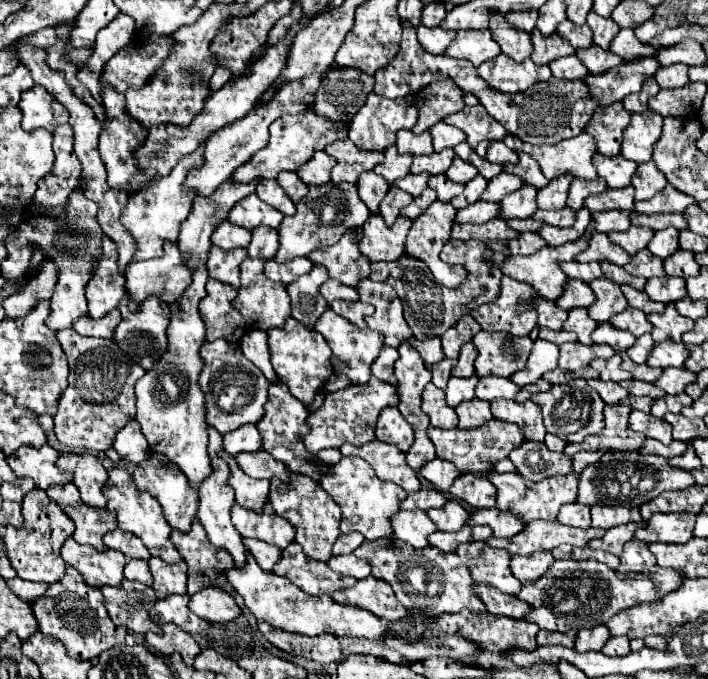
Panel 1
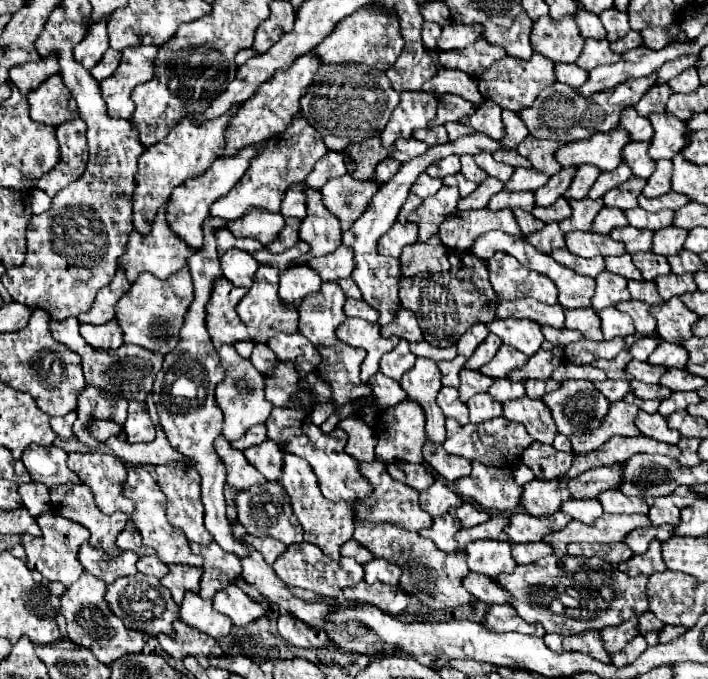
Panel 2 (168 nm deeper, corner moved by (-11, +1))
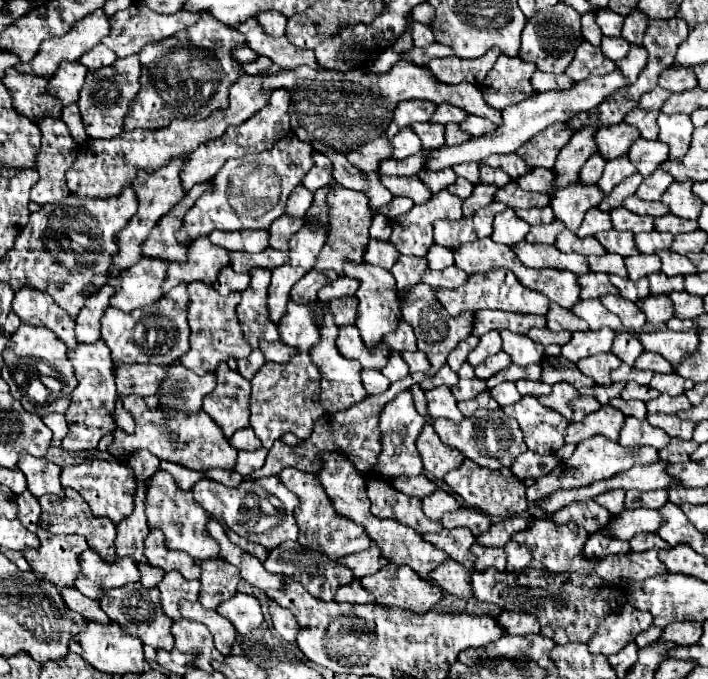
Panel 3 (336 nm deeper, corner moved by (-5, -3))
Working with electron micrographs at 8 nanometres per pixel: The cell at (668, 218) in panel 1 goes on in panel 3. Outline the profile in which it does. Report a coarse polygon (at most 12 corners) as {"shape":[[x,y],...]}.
{"shape":[[623,206],[613,208],[615,230],[633,234],[653,230],[651,216],[637,216]]}

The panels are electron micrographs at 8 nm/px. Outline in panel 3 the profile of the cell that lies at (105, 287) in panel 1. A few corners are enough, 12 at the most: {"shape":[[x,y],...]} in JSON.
{"shape":[[103,286],[75,318],[79,344],[99,340],[99,320],[107,310],[111,286]]}

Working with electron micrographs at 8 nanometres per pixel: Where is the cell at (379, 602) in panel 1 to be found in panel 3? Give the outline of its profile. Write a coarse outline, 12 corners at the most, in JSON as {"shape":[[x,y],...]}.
{"shape":[[351,580],[335,594],[337,602],[371,604],[373,596]]}

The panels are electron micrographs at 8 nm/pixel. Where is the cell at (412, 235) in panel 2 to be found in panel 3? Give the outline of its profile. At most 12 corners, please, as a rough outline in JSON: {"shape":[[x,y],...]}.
{"shape":[[371,240],[363,262],[391,270],[399,258],[393,244]]}

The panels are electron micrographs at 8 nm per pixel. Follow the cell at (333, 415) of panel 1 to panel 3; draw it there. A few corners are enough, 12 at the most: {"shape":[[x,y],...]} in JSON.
{"shape":[[361,370],[369,394],[381,394],[389,380],[379,370]]}

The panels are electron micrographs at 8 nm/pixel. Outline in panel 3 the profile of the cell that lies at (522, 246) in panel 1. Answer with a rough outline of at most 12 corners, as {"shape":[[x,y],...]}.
{"shape":[[565,224],[531,226],[525,240],[531,244],[553,244]]}

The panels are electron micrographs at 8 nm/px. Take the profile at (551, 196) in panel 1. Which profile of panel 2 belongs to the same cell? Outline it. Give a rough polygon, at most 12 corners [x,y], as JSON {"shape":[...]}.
{"shape":[[581,164],[563,194],[583,200],[599,176],[599,168]]}

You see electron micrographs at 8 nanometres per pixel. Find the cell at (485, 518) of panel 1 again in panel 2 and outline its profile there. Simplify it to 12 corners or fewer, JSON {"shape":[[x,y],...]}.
{"shape":[[511,514],[509,542],[539,542],[565,528],[571,516]]}

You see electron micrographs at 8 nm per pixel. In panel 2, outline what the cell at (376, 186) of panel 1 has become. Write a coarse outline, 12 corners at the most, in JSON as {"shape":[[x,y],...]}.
{"shape":[[391,158],[375,168],[375,178],[387,182],[395,176],[401,164]]}

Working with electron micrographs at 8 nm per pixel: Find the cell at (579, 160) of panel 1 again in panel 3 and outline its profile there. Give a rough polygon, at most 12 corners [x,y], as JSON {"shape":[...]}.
{"shape":[[621,122],[599,128],[597,152],[607,160],[629,152],[637,128]]}

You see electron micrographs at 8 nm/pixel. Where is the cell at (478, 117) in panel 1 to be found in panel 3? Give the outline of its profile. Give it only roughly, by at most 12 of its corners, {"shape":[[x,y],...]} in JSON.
{"shape":[[467,116],[461,130],[471,136],[485,136],[497,128],[493,122]]}

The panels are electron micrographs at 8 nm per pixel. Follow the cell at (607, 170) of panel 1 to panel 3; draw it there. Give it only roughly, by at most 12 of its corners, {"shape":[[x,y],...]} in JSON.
{"shape":[[639,138],[629,160],[641,176],[649,176],[667,158],[661,140]]}

